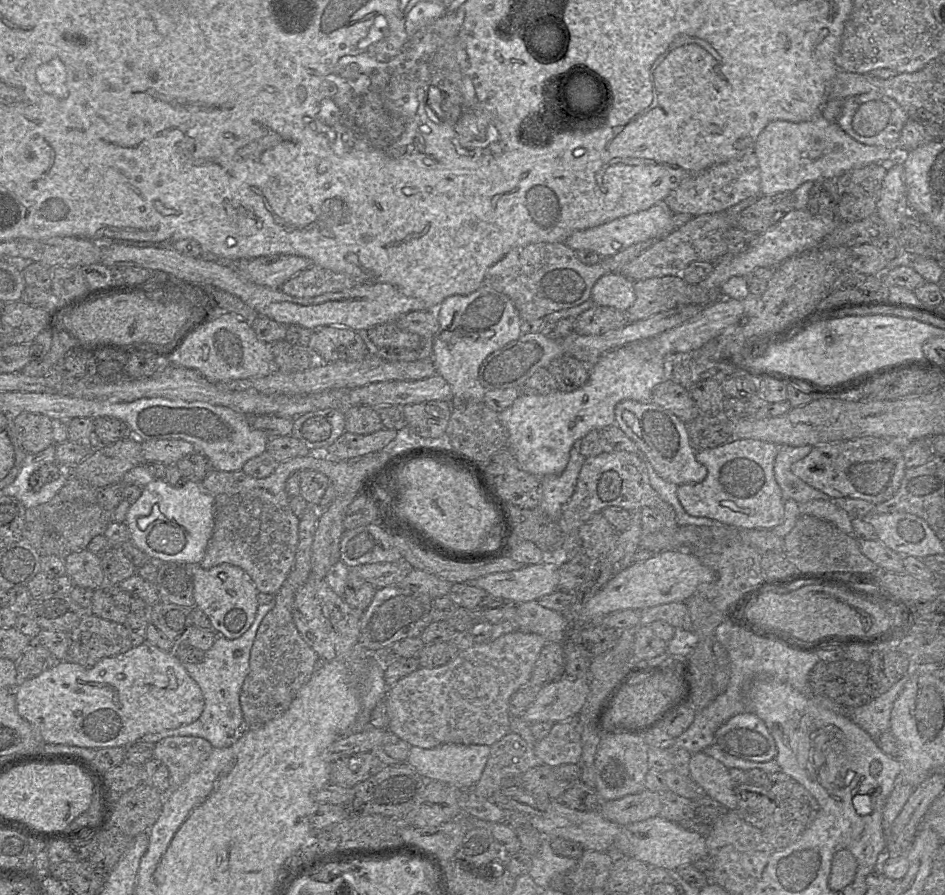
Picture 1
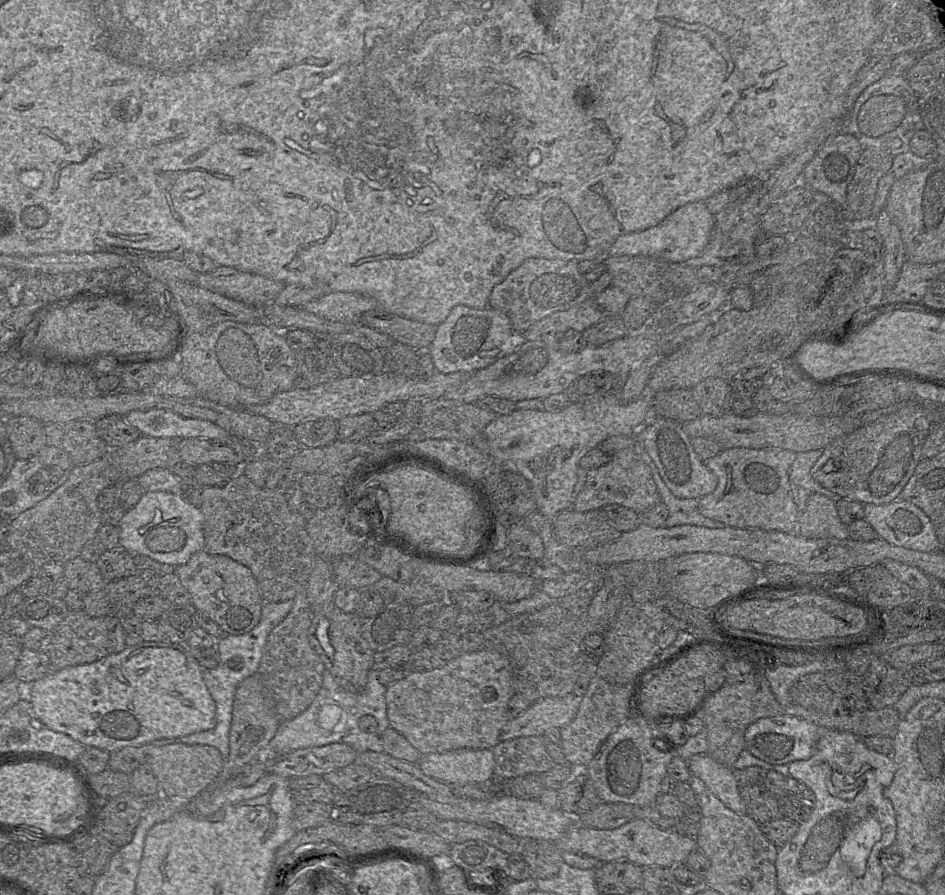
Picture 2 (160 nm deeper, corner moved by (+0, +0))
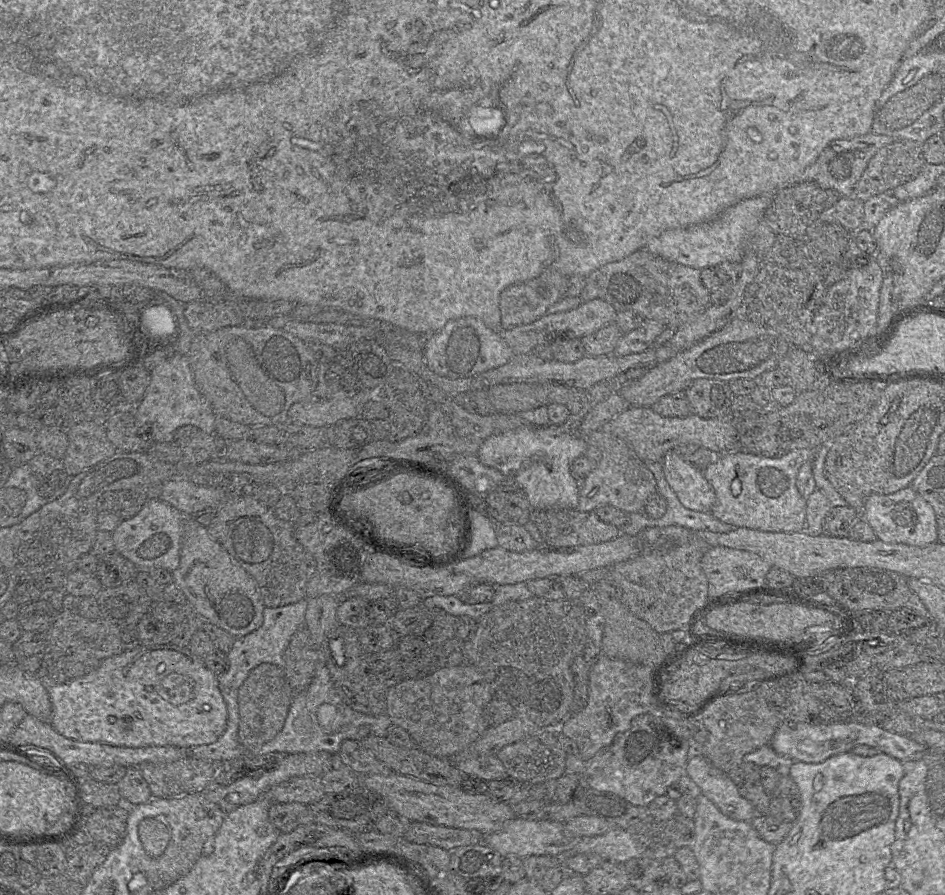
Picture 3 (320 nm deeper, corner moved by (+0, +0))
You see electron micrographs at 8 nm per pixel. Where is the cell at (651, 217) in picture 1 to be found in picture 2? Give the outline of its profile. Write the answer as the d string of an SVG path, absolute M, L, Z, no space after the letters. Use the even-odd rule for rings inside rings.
M704 202L688 203L673 211L654 227L619 236L607 255L646 256L684 264L687 260L699 256L706 248L714 223L715 216L709 212Z

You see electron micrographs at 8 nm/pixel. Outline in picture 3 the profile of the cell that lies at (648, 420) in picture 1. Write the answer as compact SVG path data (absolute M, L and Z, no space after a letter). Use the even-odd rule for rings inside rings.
M675 450L664 455L661 465L667 482L684 507L711 513L715 491L702 470L686 462Z

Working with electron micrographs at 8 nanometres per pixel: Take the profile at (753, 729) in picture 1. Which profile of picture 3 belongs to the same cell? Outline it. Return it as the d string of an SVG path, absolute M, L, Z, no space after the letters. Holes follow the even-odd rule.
M853 721L826 725L799 723L782 723L775 731L769 745L773 750L793 761L804 763L821 763L831 756L850 752L857 745L876 748L901 762L919 760L927 752L927 747L917 743L909 736L899 735L878 725L864 725Z

